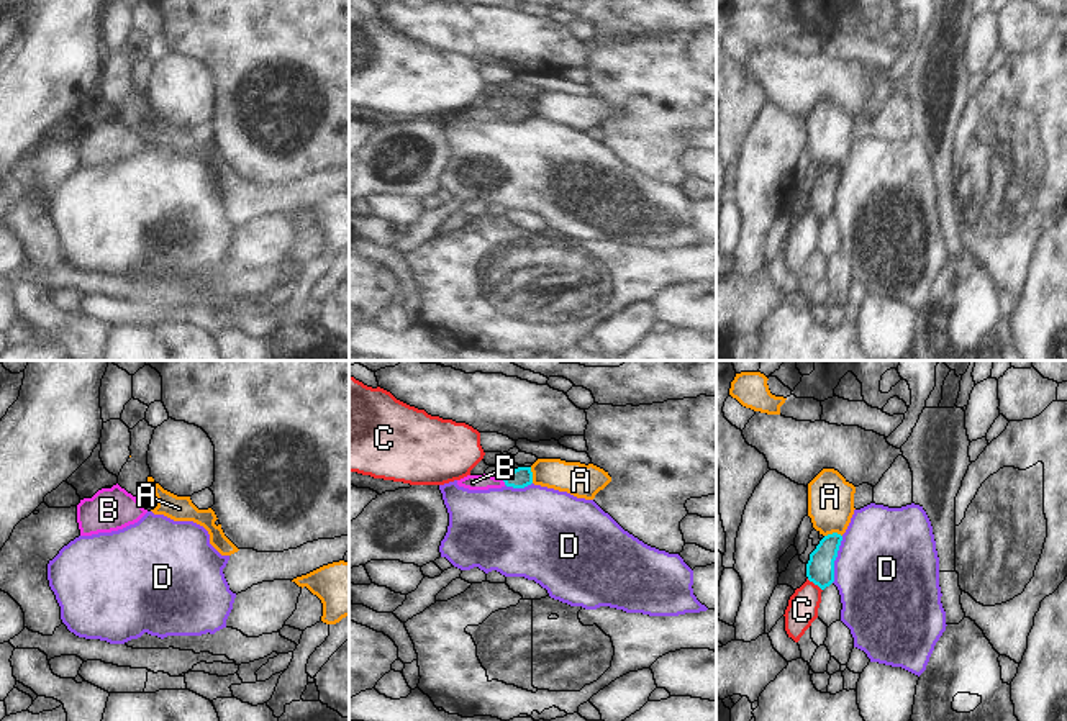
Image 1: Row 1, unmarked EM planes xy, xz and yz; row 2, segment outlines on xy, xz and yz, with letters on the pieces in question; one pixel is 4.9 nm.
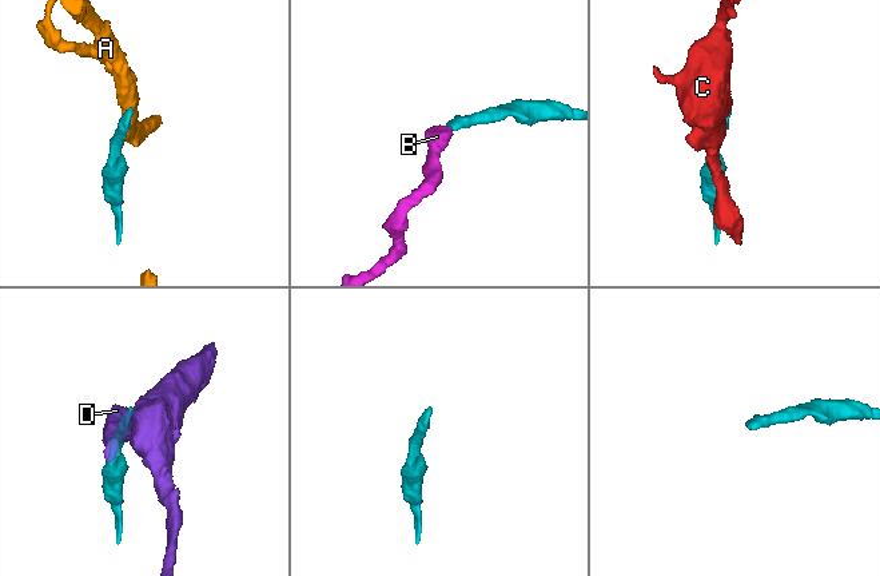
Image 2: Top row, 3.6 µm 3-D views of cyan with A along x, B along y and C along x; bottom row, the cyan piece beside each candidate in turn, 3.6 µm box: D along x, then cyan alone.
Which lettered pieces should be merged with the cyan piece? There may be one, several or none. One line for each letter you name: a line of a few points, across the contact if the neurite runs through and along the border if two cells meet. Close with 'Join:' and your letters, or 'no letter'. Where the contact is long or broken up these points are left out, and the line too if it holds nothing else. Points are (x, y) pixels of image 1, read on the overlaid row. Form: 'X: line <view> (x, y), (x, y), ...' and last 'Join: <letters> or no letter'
B: line xz (520, 477), (503, 480), (472, 482)
Join: B

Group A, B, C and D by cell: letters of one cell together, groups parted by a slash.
A / B / C / D

